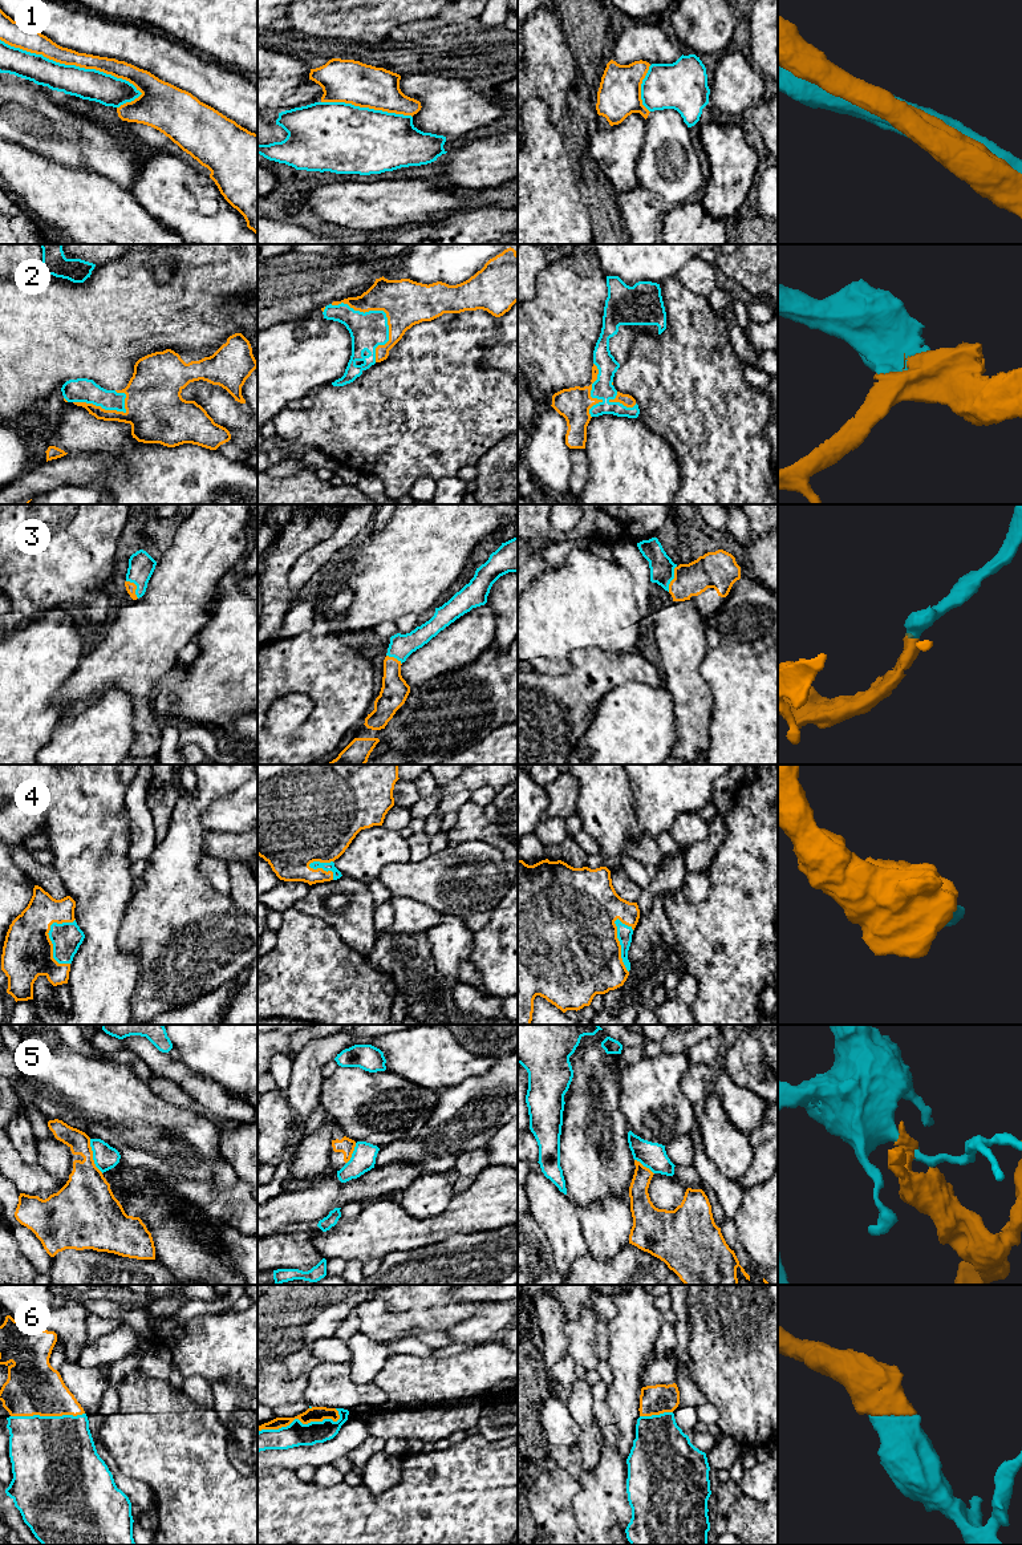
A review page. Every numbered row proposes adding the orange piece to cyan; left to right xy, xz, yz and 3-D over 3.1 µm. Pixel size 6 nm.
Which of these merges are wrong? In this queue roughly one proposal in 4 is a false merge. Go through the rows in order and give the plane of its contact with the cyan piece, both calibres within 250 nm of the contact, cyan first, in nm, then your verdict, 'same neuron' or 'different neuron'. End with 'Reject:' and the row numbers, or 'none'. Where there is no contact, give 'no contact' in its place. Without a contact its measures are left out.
1: xy | 190/120 nm | different neuron
2: xz | 220/280 nm | same neuron
3: yz | 140/220 nm | same neuron
4: xy | 190/300 nm | same neuron
5: xy | 150/300 nm | different neuron
6: xz | 150/100 nm | same neuron
Reject: 1, 5

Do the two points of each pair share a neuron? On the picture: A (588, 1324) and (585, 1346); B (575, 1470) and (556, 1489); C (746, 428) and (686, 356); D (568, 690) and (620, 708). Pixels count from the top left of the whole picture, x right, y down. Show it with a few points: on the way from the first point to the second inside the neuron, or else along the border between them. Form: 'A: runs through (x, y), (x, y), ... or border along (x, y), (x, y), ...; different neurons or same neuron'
A: runs through (585, 1329), (585, 1341); same neuron
B: border along (551, 1463), (562, 1467), (578, 1480); different neurons
C: runs through (728, 414), (700, 386), (700, 378), (696, 374); same neuron
D: border along (624, 681), (603, 697), (593, 720), (585, 729); different neurons

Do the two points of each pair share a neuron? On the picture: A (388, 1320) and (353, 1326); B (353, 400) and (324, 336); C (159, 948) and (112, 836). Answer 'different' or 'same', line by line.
A: different
B: different
C: different

